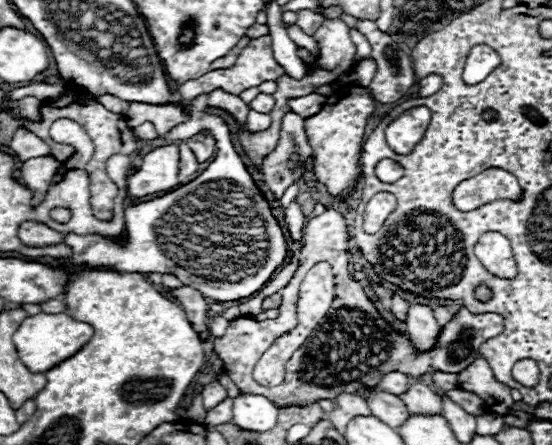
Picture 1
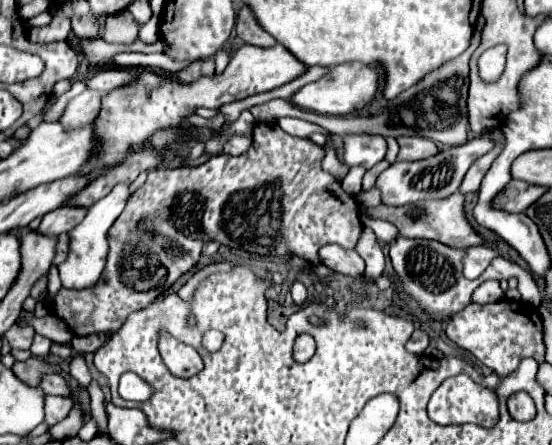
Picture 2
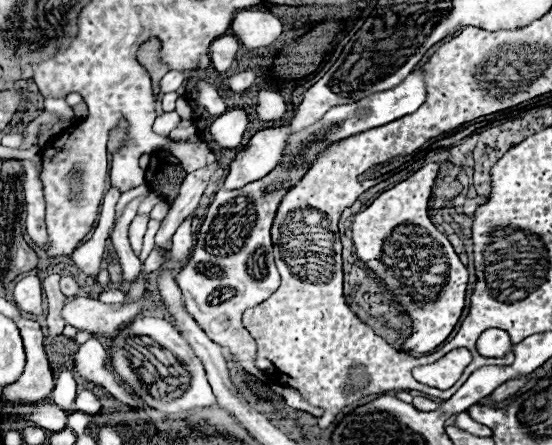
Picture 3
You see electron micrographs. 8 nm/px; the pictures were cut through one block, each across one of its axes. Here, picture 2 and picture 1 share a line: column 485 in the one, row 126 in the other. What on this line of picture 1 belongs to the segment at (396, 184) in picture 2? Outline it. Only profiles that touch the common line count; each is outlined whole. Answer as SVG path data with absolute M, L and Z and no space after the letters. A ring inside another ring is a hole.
M144 122L144 124L136 126L136 128L134 128L134 134L136 134L138 140L154 140L154 138L158 138L156 128L154 128L150 122Z

